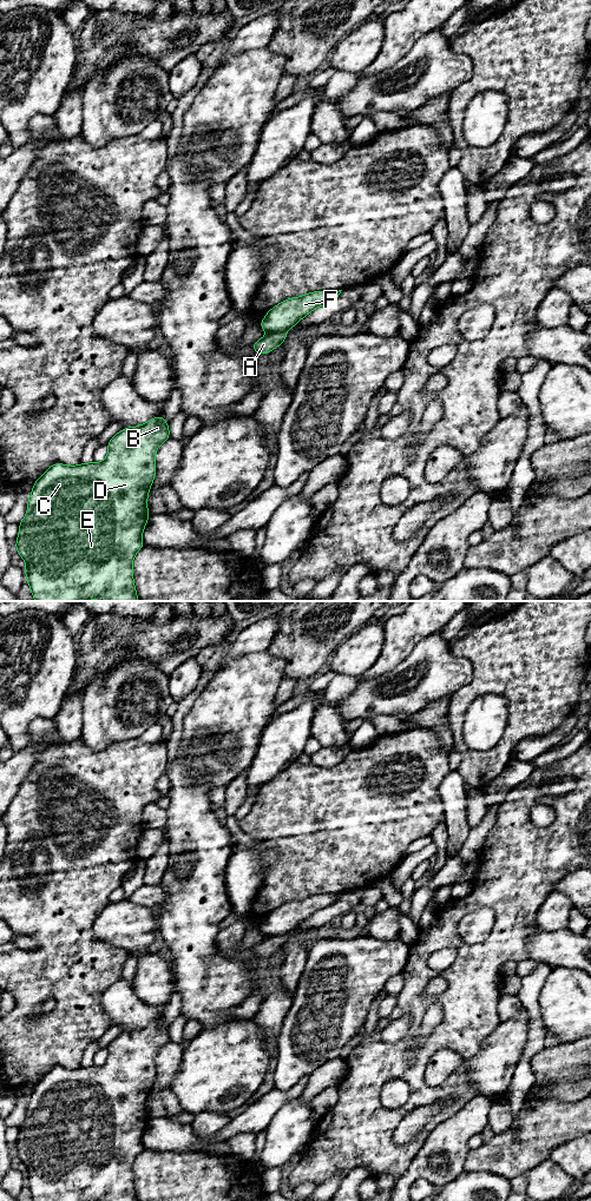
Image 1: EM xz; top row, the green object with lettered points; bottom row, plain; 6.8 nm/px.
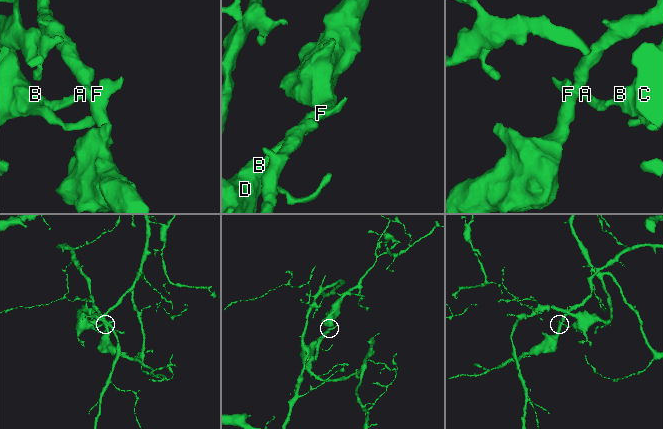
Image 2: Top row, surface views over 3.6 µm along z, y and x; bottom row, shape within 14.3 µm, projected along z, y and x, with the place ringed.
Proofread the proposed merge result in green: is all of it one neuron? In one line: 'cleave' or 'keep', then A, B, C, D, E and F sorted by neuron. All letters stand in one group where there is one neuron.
cleave | A B C D E / F

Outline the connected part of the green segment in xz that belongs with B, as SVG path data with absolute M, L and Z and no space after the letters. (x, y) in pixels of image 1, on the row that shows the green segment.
M162 414L138 427L123 428L117 433L106 444L109 451L103 462L92 461L78 466L54 463L34 482L27 501L26 516L19 523L15 549L26 562L25 576L35 601L87 601L88 599L98 599L99 601L139 601L134 587L132 562L138 550L145 546L143 542L143 530L150 516L147 497L156 476L156 453L158 447L170 437L169 422L164 421Z

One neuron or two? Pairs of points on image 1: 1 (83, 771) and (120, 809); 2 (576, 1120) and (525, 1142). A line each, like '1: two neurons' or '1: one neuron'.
1: one neuron
2: one neuron

